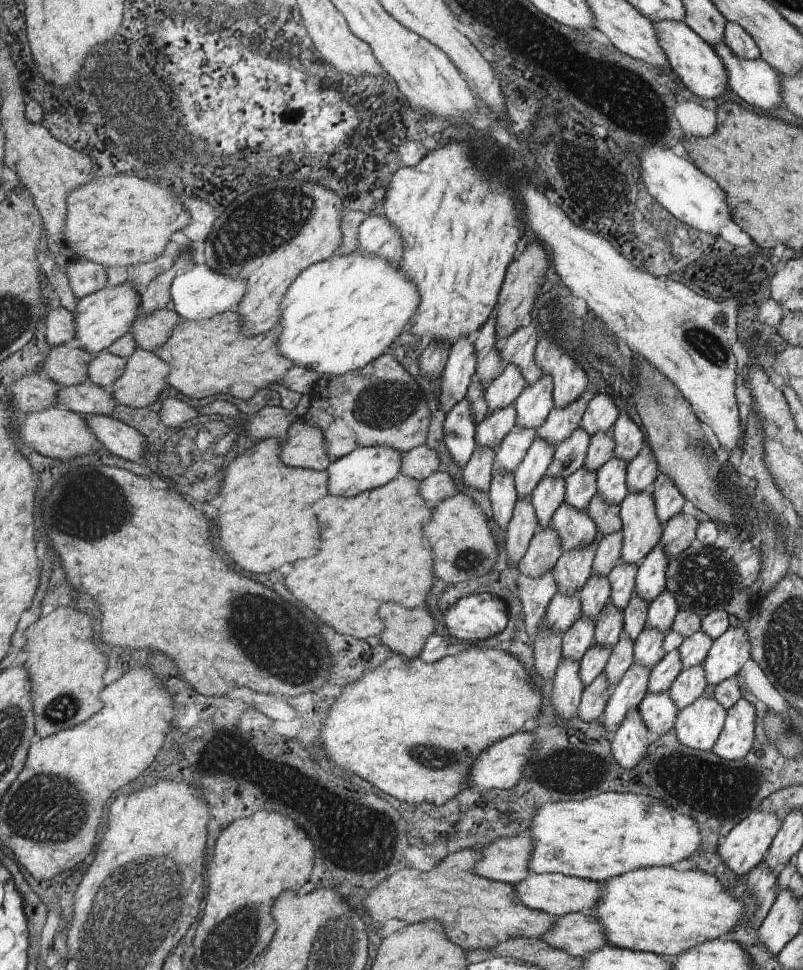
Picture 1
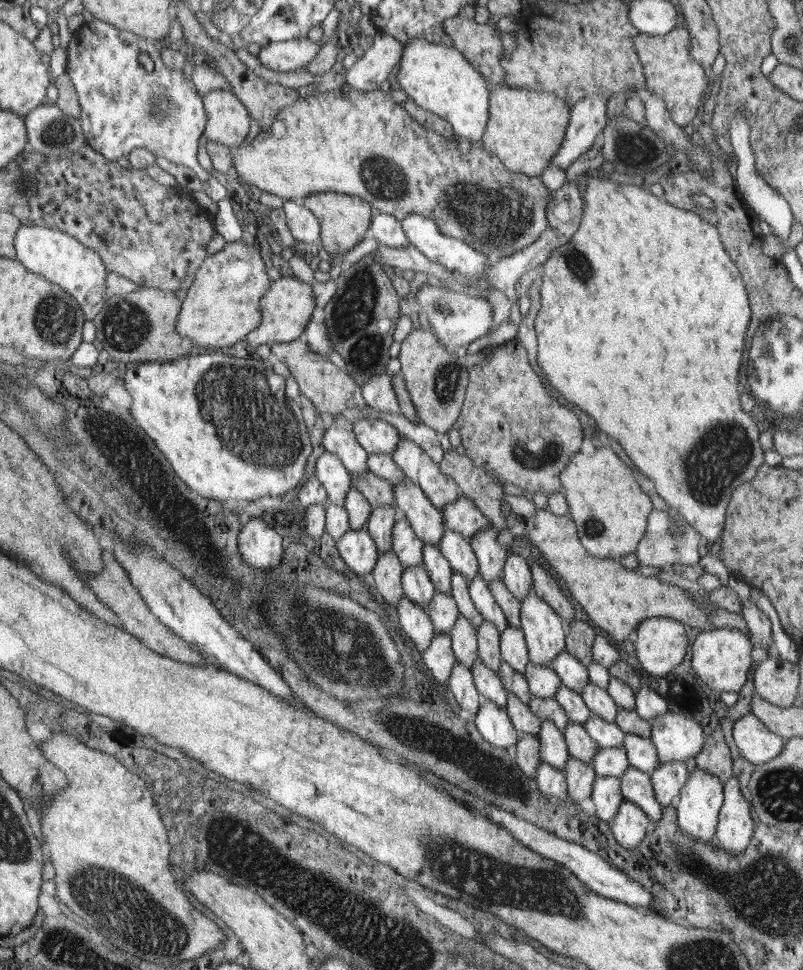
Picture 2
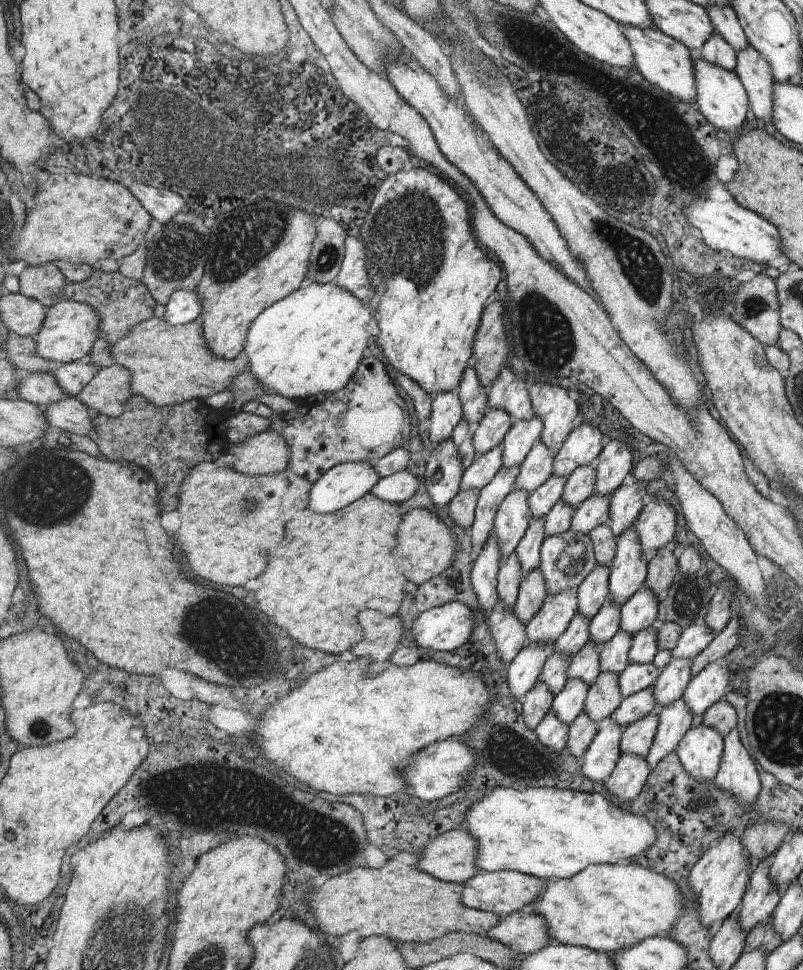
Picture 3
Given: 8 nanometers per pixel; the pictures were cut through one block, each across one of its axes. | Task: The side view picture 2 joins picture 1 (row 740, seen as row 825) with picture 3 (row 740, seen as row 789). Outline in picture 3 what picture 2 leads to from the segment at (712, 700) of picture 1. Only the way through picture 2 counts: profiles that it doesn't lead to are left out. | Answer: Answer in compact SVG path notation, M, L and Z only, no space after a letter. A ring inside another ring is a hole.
M702 723L688 729L677 750L679 760L690 776L710 782L718 772L722 748L724 742L720 734Z

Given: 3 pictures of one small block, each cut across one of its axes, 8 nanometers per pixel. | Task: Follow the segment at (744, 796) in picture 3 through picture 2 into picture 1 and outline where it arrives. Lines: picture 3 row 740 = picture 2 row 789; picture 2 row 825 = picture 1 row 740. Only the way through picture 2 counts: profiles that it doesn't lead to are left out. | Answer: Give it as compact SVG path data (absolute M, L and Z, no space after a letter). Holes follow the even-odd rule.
M741 697L727 710L726 726L712 750L718 756L726 756L726 760L746 758L754 742L754 720L754 706Z

